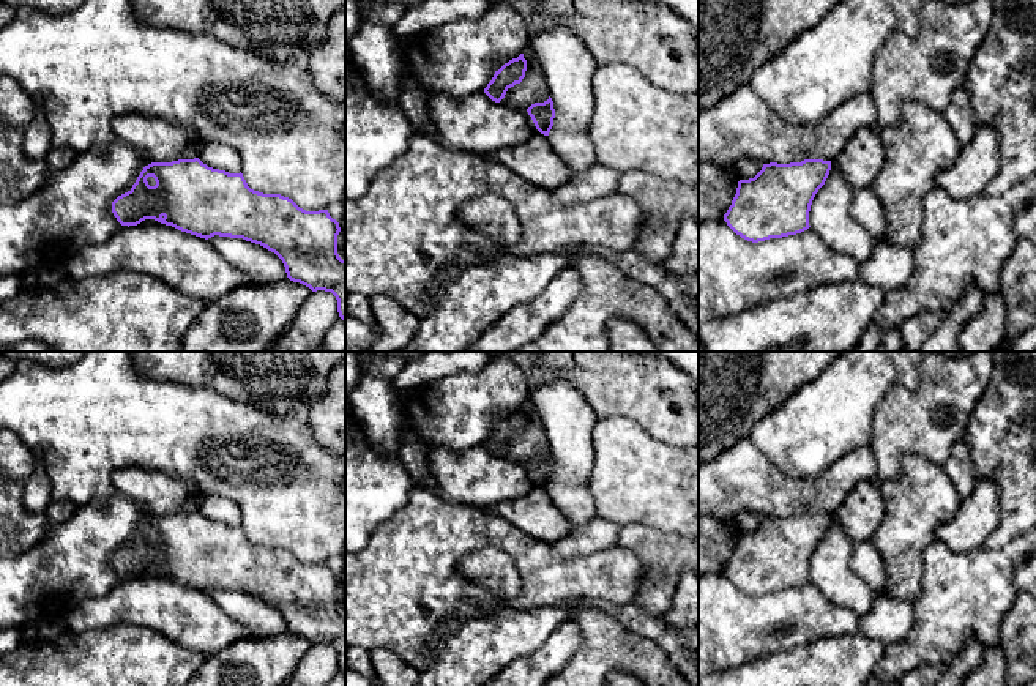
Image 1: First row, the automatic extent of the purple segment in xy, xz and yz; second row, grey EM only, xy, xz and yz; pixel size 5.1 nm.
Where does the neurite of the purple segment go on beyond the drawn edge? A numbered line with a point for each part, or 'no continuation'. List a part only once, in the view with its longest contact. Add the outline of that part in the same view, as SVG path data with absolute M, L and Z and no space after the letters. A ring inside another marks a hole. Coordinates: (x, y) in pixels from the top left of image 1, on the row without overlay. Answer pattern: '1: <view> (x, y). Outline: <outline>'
no continuation

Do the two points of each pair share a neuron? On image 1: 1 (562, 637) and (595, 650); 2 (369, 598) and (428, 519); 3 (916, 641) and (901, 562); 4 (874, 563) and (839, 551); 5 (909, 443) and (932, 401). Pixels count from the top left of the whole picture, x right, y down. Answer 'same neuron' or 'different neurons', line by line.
1: different neurons
2: same neuron
3: different neurons
4: different neurons
5: same neuron

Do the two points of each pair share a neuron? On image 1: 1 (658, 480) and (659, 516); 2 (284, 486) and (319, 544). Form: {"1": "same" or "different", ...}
{"1": "same", "2": "same"}

